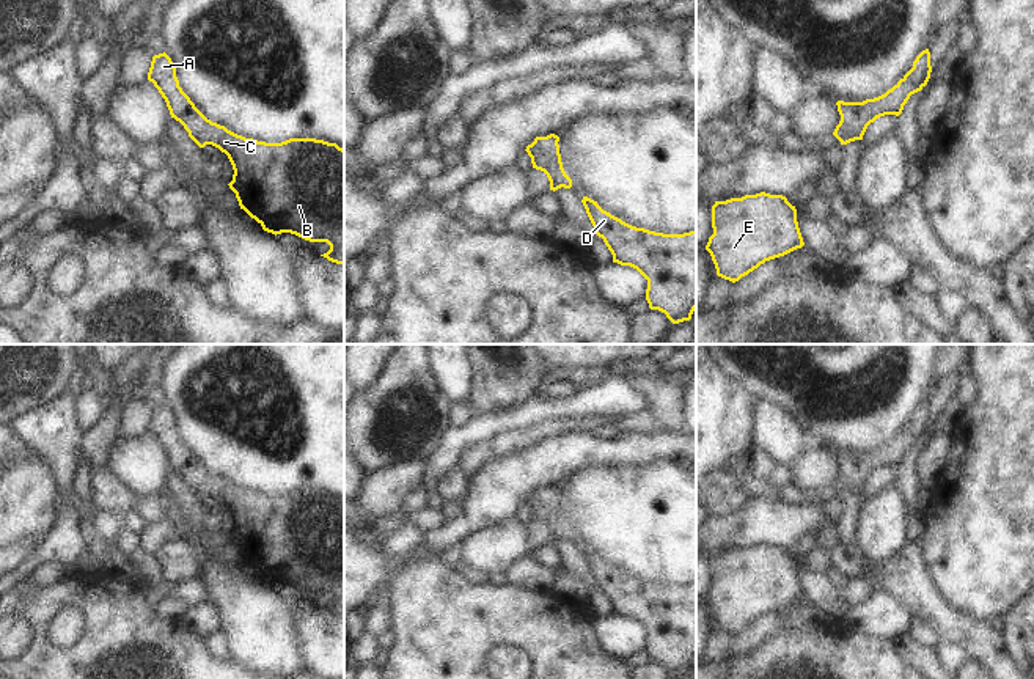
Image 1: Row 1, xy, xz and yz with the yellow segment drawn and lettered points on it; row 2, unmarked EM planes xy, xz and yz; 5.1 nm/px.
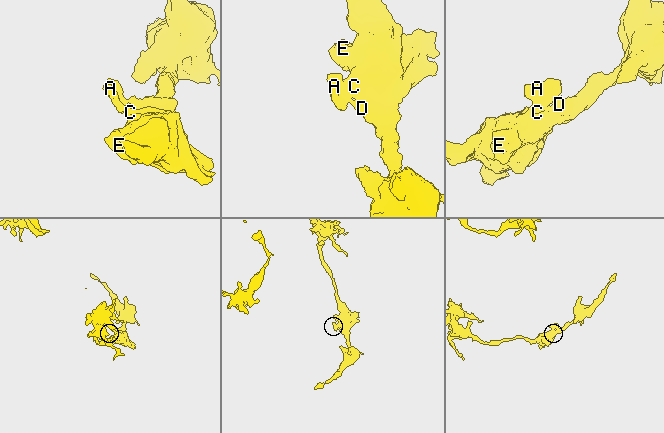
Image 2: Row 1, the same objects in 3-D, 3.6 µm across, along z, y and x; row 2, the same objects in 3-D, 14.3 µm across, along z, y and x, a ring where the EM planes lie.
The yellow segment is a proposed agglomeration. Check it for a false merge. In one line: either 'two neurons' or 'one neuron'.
one neuron

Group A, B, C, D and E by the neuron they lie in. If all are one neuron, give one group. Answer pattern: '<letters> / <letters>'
A B C D E

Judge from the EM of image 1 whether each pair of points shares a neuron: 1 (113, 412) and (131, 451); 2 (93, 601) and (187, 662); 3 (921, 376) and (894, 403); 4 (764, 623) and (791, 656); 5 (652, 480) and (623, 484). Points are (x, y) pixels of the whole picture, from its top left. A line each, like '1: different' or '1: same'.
1: different
2: same
3: same
4: different
5: same

